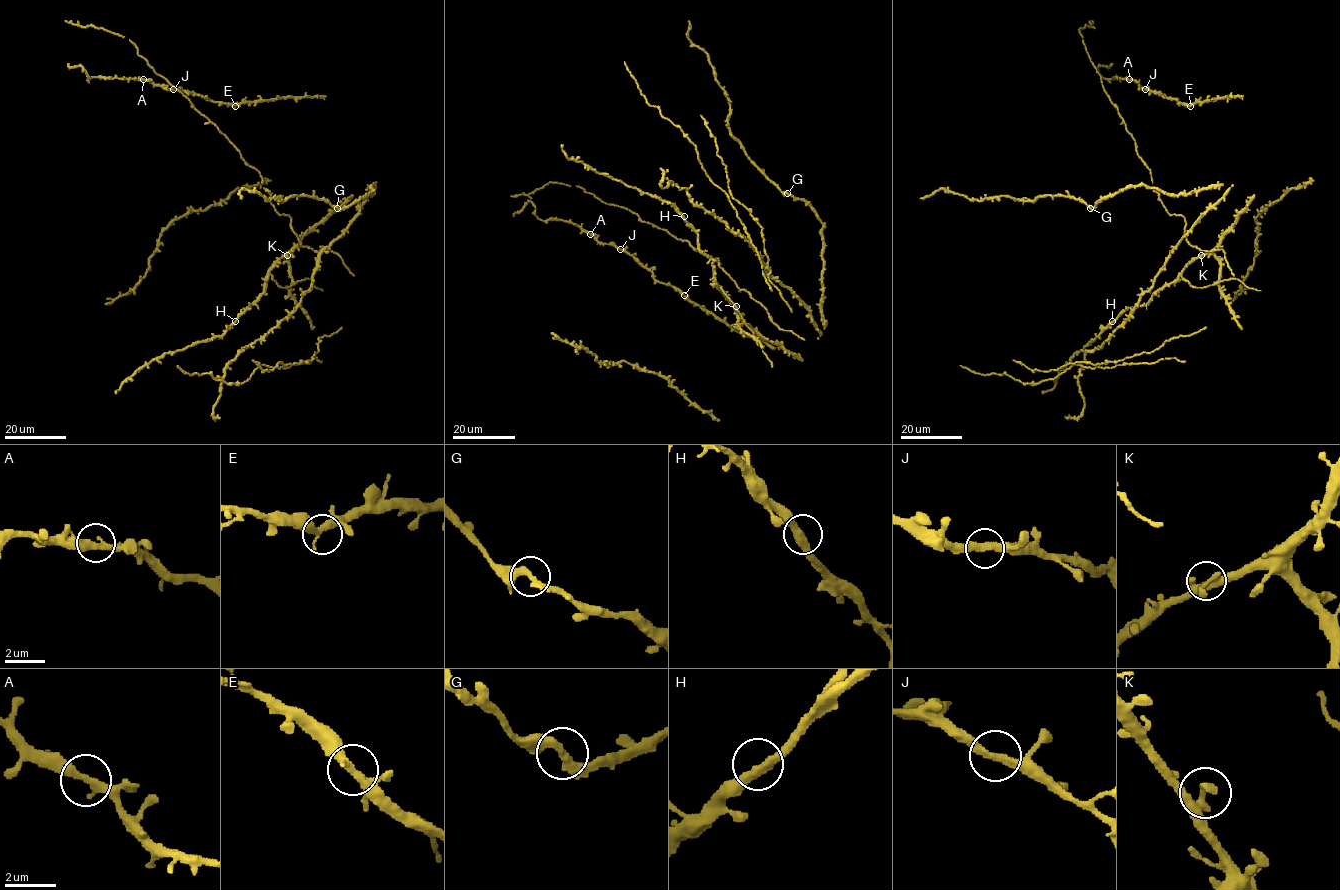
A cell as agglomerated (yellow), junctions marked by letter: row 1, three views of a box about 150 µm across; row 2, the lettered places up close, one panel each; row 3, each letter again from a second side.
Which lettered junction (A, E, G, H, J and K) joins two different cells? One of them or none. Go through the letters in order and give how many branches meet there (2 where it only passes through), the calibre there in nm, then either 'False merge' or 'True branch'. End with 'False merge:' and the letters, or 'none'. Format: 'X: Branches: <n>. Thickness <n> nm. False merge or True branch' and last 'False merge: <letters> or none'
A: Branches: 2. Thickness 360 nm. True branch
E: Branches: 2. Thickness 320 nm. True branch
G: Branches: 2. Thickness 360 nm. True branch
H: Branches: 2. Thickness 360 nm. True branch
J: Branches: 2. Thickness 340 nm. True branch
K: Branches: 2. Thickness 360 nm. True branch
False merge: none

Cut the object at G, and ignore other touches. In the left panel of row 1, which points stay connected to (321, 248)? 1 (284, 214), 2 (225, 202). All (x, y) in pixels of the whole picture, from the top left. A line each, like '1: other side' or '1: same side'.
1: same side
2: same side

